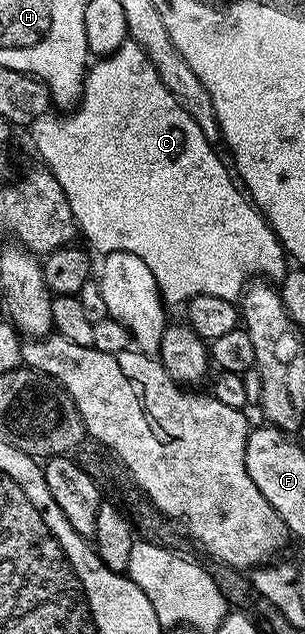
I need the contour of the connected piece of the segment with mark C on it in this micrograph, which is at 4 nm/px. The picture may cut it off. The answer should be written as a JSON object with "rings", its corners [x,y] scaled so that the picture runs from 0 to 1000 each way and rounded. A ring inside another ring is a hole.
{"rings":[[[433,65],[410,66],[374,87],[348,87],[321,91],[289,107],[279,121],[279,136],[266,147],[259,167],[216,188],[197,188],[177,178],[154,178],[111,191],[102,211],[108,211],[108,232],[134,243],[144,262],[193,285],[193,298],[207,298],[207,311],[220,311],[220,323],[239,338],[239,347],[252,350],[256,366],[295,383],[289,388],[308,397],[334,396],[344,405],[370,405],[380,396],[400,396],[400,404],[433,405],[459,412],[508,437],[518,453],[528,456],[538,476],[564,481],[603,479],[643,465],[689,465],[692,468],[731,468],[767,475],[787,473],[807,457],[813,443],[826,434],[859,434],[869,443],[918,443],[941,432],[941,404],[934,391],[908,379],[908,369],[869,350],[866,339],[830,325],[813,306],[784,293],[780,284],[757,274],[754,265],[698,240],[702,227],[672,215],[666,203],[613,185],[613,172],[600,172],[561,153],[548,134],[521,128],[521,115],[508,115],[508,103],[495,103],[475,91],[469,77]]]}

